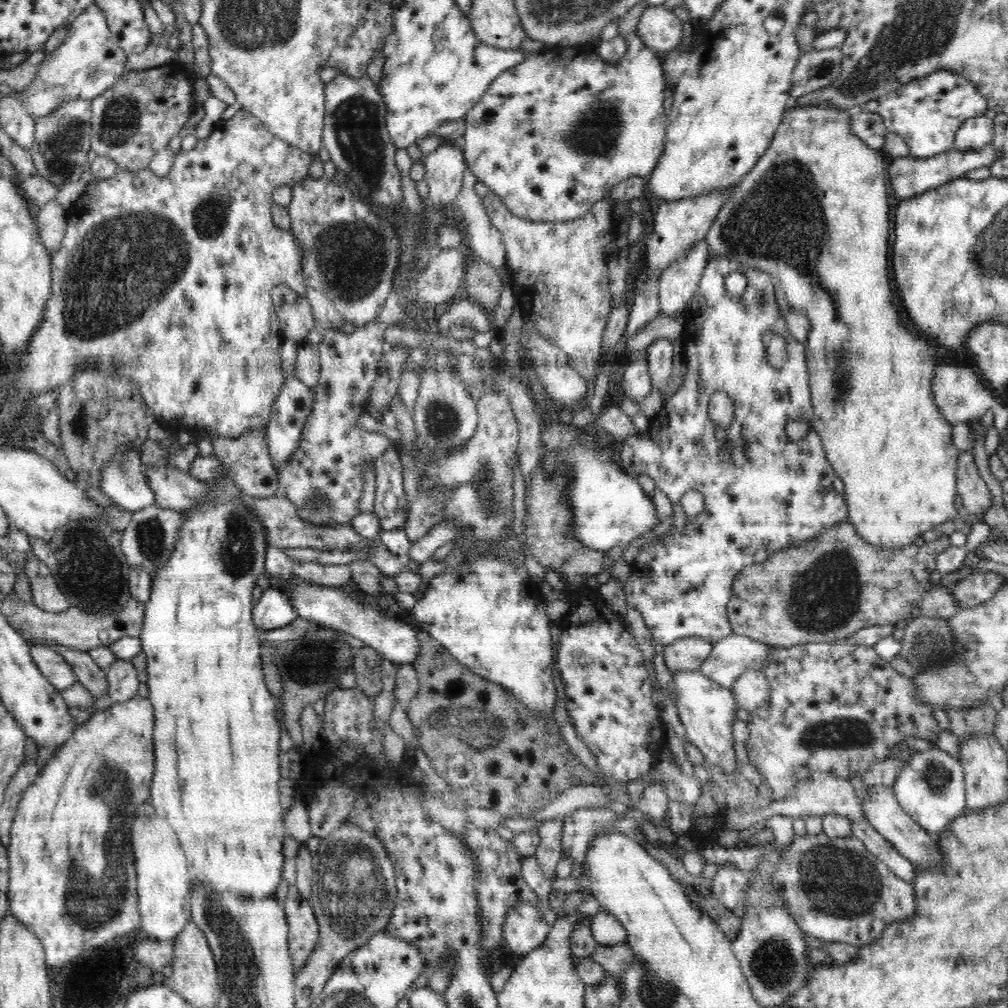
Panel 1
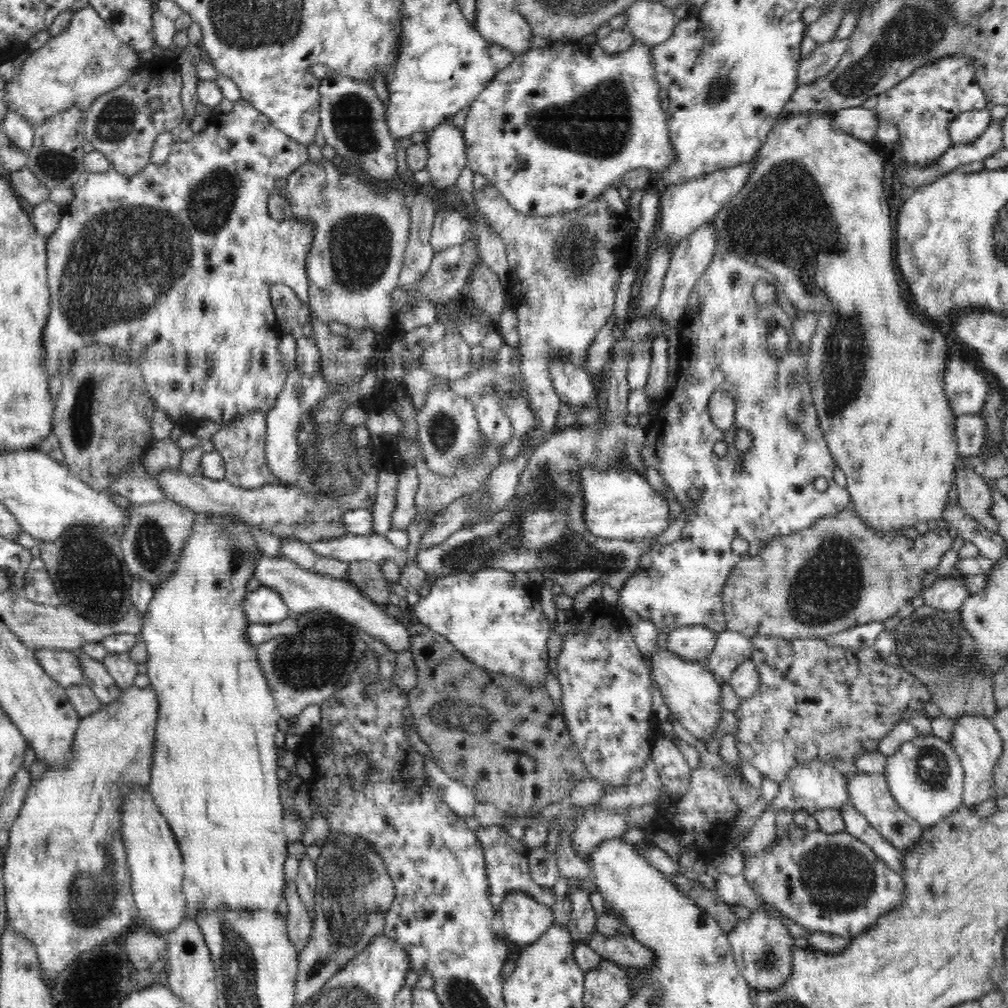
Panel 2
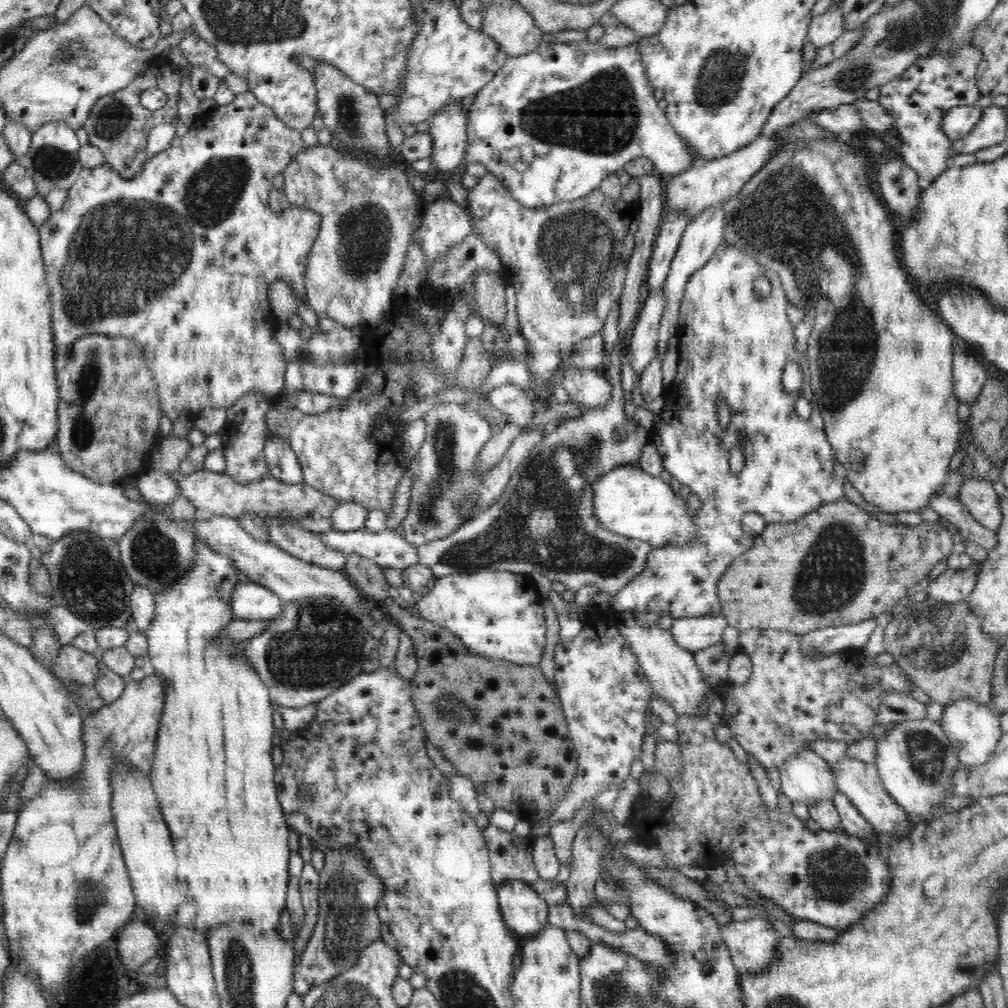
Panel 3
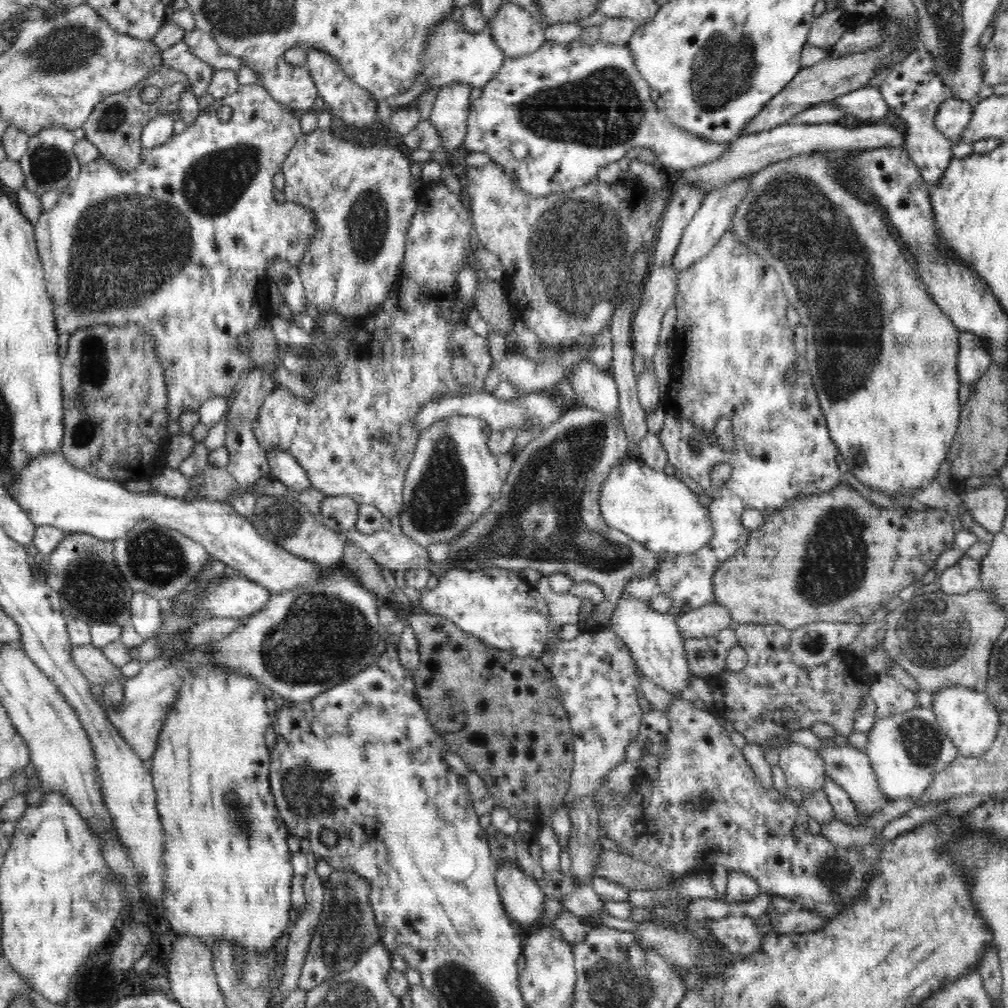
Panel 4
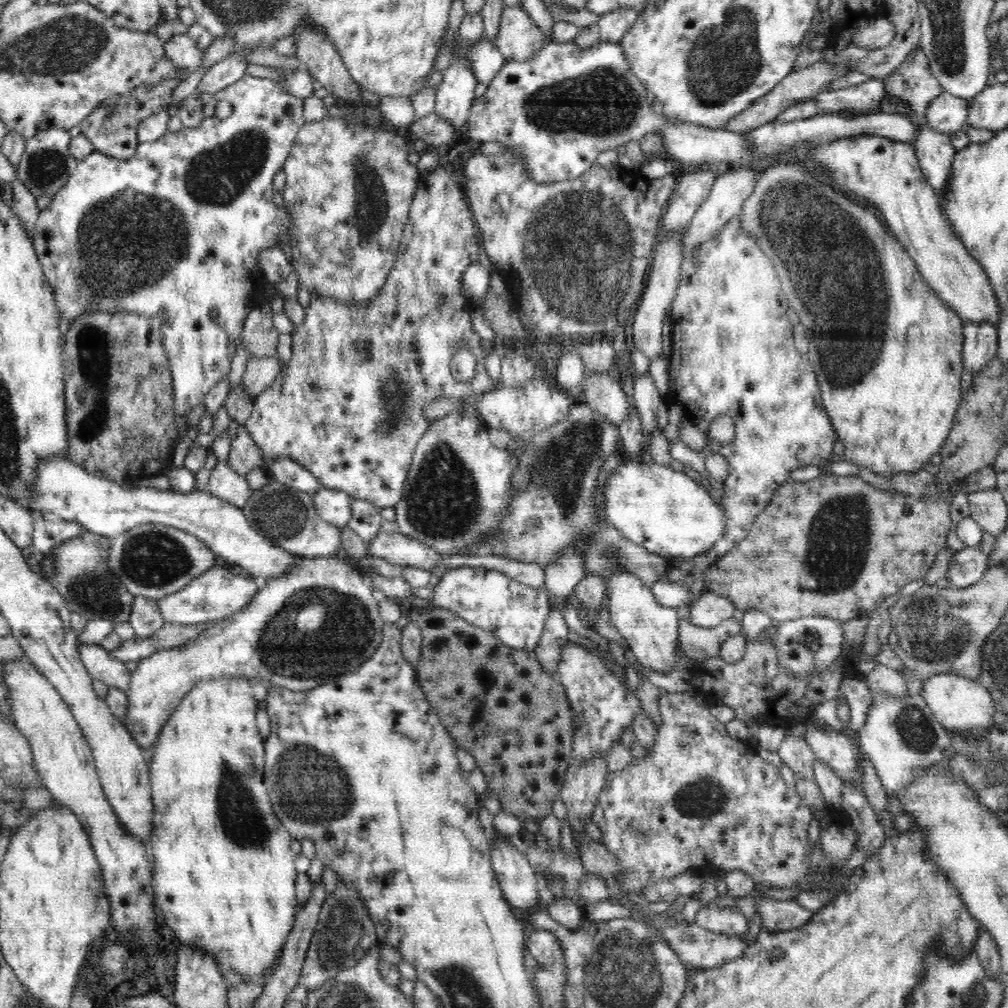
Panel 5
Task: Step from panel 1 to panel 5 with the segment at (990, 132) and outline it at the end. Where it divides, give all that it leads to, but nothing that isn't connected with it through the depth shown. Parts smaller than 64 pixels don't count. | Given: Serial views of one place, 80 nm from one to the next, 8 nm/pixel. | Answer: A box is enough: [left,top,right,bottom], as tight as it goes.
[925,91,968,135]

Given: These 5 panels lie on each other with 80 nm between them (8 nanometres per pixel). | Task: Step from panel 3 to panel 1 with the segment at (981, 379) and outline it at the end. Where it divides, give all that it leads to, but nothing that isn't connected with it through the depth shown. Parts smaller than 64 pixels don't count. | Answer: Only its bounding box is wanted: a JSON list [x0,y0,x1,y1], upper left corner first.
[932,364,1000,425]

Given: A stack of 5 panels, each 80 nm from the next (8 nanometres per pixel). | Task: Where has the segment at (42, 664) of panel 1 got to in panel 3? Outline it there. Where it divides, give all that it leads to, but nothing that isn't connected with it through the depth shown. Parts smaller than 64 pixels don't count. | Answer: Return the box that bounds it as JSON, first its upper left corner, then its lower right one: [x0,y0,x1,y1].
[53,646,101,685]

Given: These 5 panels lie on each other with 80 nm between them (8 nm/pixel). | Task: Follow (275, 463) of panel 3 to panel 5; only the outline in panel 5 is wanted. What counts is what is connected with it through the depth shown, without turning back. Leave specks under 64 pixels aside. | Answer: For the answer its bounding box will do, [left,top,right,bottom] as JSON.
[268,457,321,493]

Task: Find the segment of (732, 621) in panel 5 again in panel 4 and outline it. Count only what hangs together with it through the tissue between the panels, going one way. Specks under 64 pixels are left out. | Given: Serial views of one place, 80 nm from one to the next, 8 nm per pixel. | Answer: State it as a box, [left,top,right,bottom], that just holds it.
[683,628,736,681]

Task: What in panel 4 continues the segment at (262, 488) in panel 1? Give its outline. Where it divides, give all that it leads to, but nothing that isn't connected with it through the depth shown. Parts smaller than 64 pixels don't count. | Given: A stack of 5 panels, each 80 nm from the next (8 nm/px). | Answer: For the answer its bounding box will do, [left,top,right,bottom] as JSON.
[224,367,276,487]

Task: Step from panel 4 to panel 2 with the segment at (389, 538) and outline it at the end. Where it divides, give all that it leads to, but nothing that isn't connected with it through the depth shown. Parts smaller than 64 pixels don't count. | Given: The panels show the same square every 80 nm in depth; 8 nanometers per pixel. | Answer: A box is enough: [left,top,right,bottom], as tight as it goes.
[310,533,408,567]

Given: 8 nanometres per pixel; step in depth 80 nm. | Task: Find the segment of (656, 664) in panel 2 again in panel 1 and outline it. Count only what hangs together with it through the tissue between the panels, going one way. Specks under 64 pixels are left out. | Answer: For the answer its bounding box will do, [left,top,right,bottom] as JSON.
[672,670,739,773]

